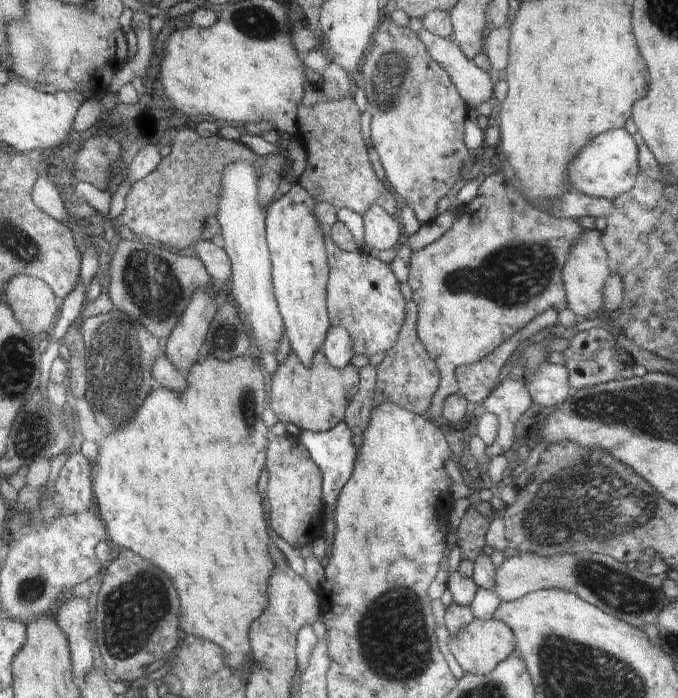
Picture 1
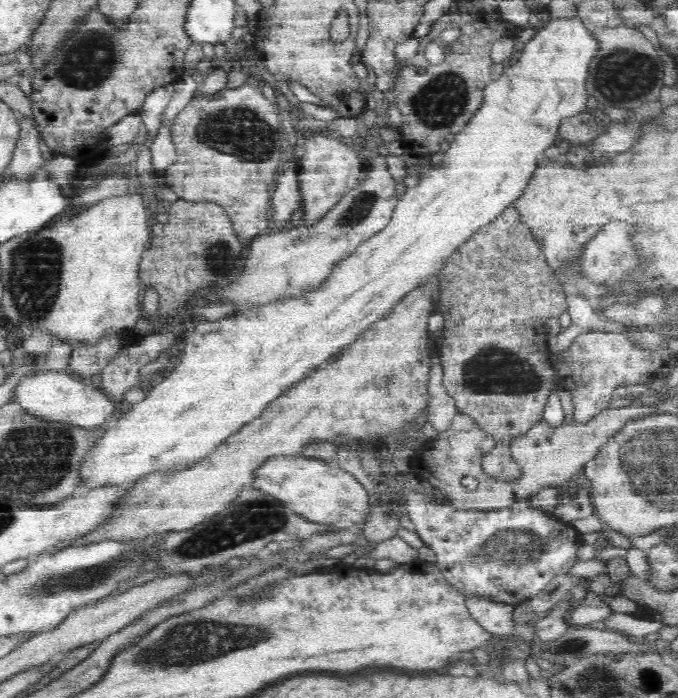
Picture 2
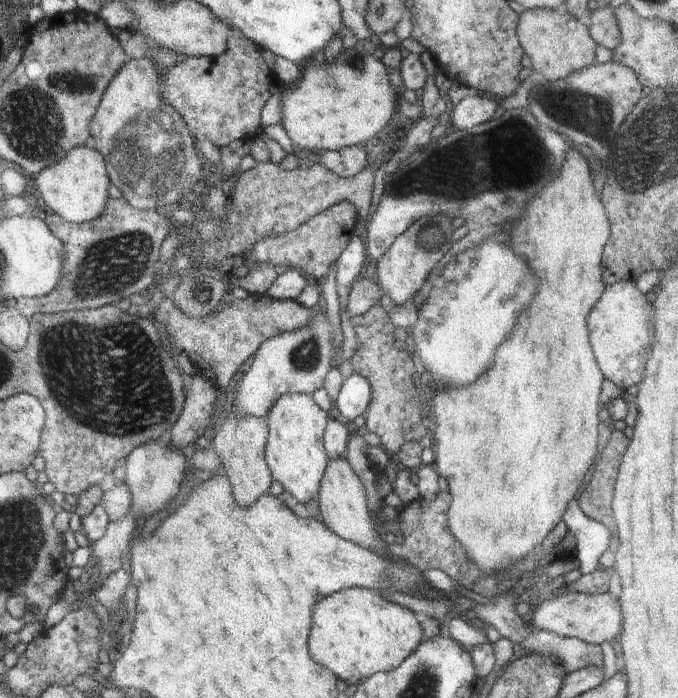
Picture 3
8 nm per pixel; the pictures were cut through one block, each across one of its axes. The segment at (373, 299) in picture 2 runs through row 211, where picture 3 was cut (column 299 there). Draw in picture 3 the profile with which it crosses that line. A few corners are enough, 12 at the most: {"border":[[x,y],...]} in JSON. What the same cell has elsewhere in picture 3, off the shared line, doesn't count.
{"border":[[289,393],[266,420],[273,480],[299,504],[330,464],[328,414]]}

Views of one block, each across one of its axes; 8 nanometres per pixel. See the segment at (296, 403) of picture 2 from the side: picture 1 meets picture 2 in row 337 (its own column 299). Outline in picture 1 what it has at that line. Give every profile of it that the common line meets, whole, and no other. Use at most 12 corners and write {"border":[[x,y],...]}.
{"border":[[290,356],[270,377],[280,423],[314,433],[346,421],[359,369]]}

